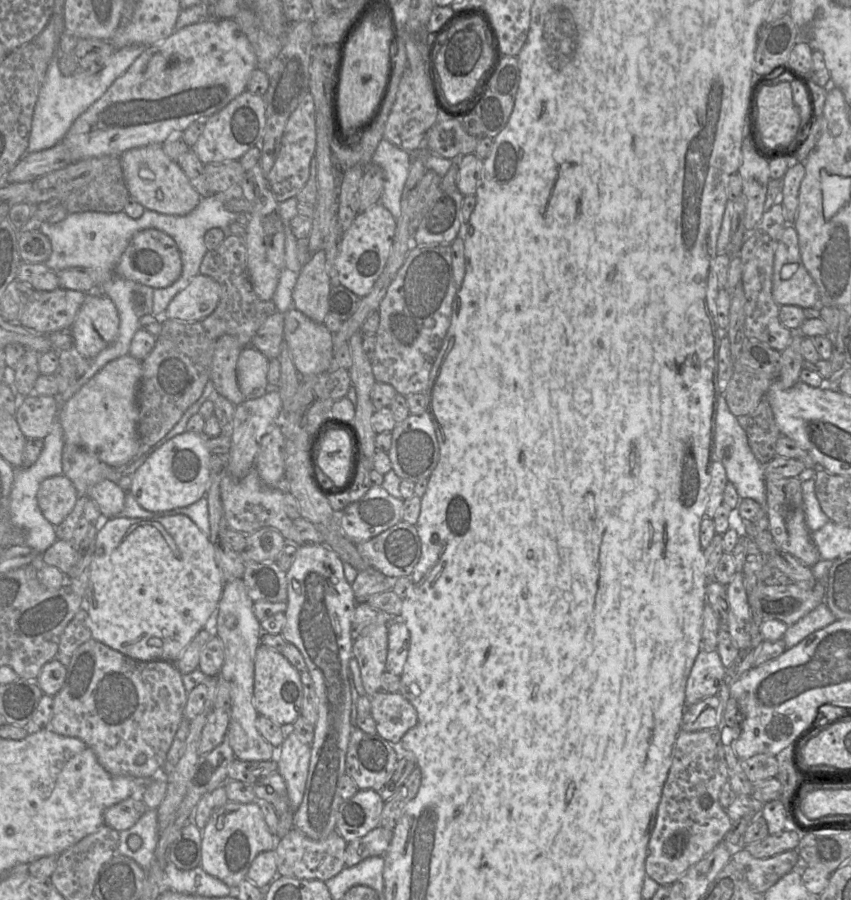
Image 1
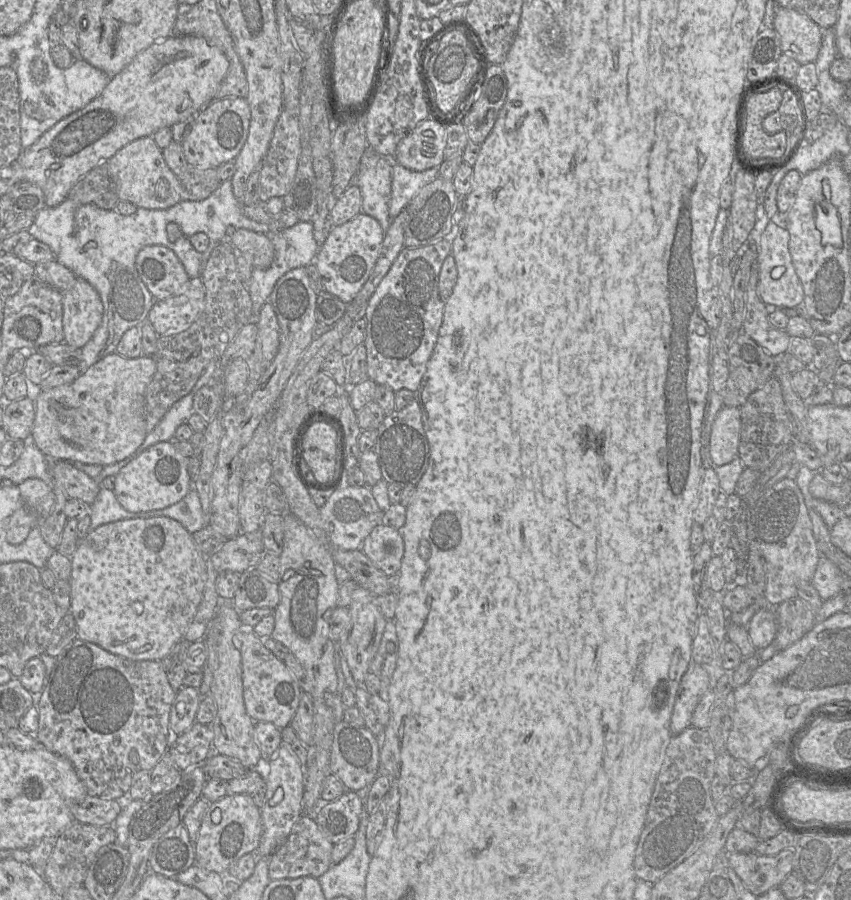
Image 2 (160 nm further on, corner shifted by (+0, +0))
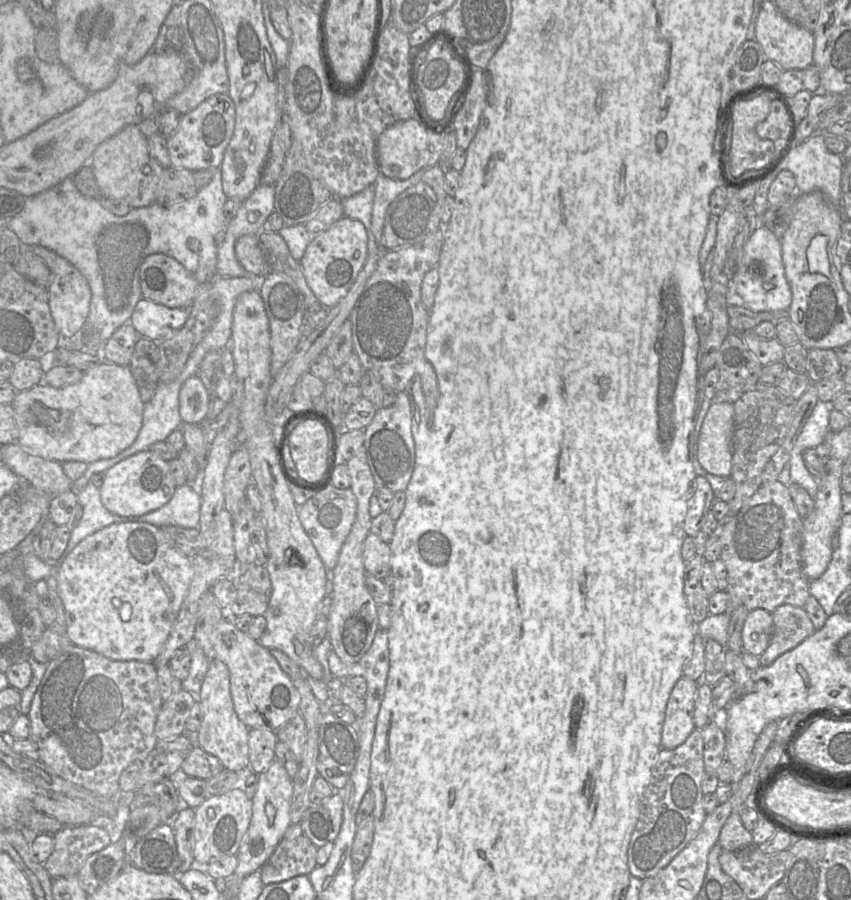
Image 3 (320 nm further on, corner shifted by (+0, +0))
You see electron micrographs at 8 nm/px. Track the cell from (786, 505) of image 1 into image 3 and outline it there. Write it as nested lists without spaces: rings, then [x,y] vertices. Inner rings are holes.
[[[776,480],[762,483],[737,514],[719,521],[716,535],[721,543],[720,559],[728,572],[725,591],[730,596],[725,614],[740,605],[748,611],[760,608],[771,614],[783,604],[803,608],[810,596],[810,581],[802,569],[802,520],[788,486]]]

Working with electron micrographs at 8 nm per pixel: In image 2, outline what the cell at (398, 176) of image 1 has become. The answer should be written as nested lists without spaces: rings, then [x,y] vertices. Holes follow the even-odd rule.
[[[368,147],[362,156],[354,180],[362,195],[361,213],[375,218],[385,233],[391,224],[389,202],[393,161],[393,158],[381,156]]]

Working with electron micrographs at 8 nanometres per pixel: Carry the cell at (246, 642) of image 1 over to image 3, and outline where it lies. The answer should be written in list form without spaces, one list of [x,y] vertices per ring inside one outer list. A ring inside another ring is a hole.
[[[211,659],[208,671],[201,686],[197,700],[201,704],[203,719],[194,737],[195,745],[215,756],[225,770],[239,772],[250,767],[248,735],[249,728],[238,718],[230,690],[228,667],[219,659]]]

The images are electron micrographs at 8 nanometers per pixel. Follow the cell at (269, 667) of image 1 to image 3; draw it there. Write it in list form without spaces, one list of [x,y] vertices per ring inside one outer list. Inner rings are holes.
[[[224,617],[216,625],[211,634],[214,658],[222,661],[230,673],[230,690],[235,712],[238,718],[249,728],[264,728],[277,731],[299,712],[300,695],[292,680],[281,669],[268,648],[251,638],[247,633],[240,631],[230,617]]]

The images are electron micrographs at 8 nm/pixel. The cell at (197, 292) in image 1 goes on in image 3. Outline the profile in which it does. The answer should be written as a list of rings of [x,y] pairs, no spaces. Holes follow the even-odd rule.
[[[142,297],[134,308],[130,323],[139,338],[158,343],[182,328],[189,315],[190,308],[169,308]]]

